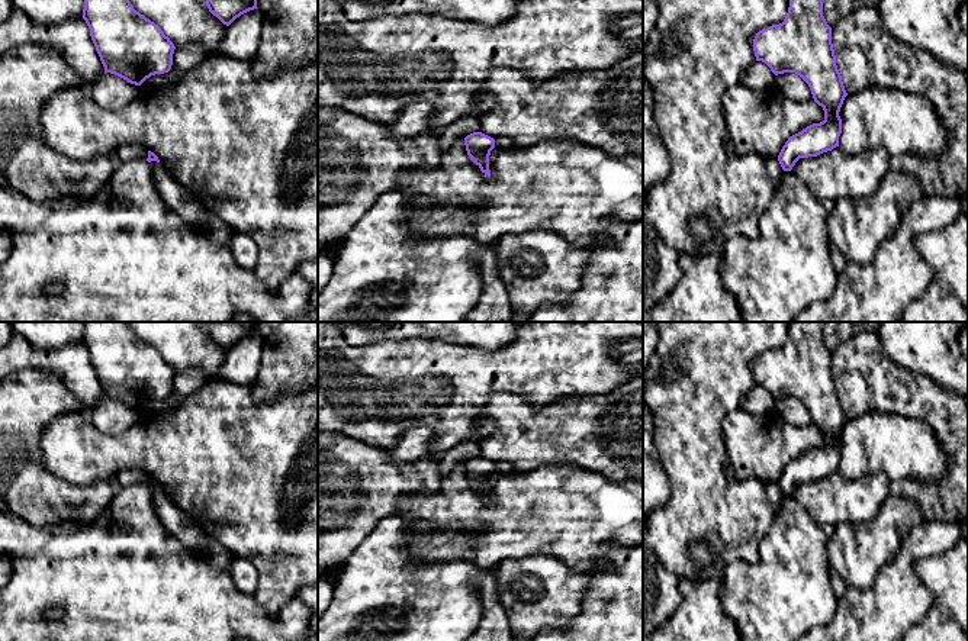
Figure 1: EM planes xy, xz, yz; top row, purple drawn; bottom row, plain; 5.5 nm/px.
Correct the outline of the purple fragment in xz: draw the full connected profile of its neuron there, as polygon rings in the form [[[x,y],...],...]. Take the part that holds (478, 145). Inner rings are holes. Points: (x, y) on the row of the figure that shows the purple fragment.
[[[473,132],[464,138],[464,145],[470,160],[491,177],[489,155],[495,148],[495,139],[482,132]]]

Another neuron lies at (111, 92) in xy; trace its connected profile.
[[[103,73],[86,90],[97,104],[116,110],[132,102],[139,94],[141,87],[115,74]]]

